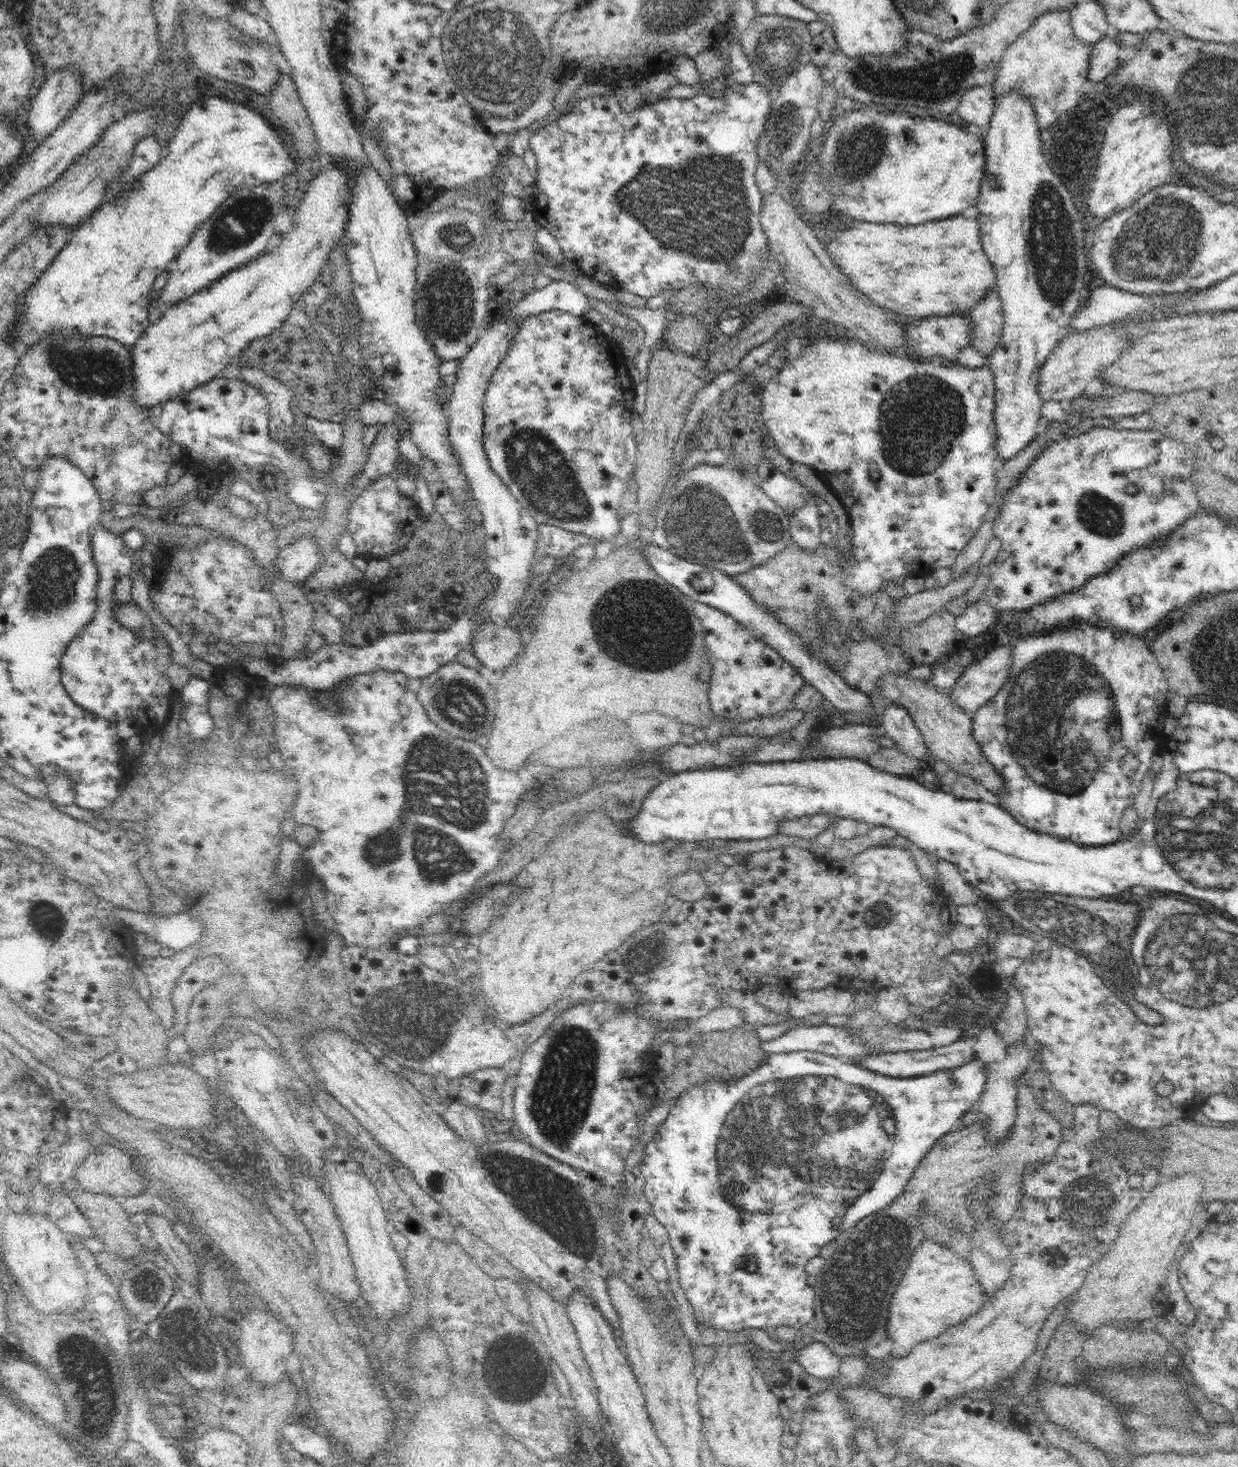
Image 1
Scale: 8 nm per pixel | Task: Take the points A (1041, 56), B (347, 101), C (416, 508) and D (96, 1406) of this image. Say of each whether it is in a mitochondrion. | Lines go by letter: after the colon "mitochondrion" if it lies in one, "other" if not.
A: other
B: other
C: other
D: mitochondrion

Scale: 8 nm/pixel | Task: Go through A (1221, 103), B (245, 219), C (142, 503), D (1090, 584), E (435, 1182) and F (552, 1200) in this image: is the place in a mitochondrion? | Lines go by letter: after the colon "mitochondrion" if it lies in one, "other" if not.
A: mitochondrion
B: mitochondrion
C: other
D: other
E: other
F: mitochondrion

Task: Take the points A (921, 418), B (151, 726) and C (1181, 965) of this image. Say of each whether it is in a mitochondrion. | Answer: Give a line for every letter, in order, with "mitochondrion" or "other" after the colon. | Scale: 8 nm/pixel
A: mitochondrion
B: other
C: mitochondrion

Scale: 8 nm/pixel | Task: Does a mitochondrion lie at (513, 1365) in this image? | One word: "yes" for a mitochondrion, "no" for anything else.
yes

